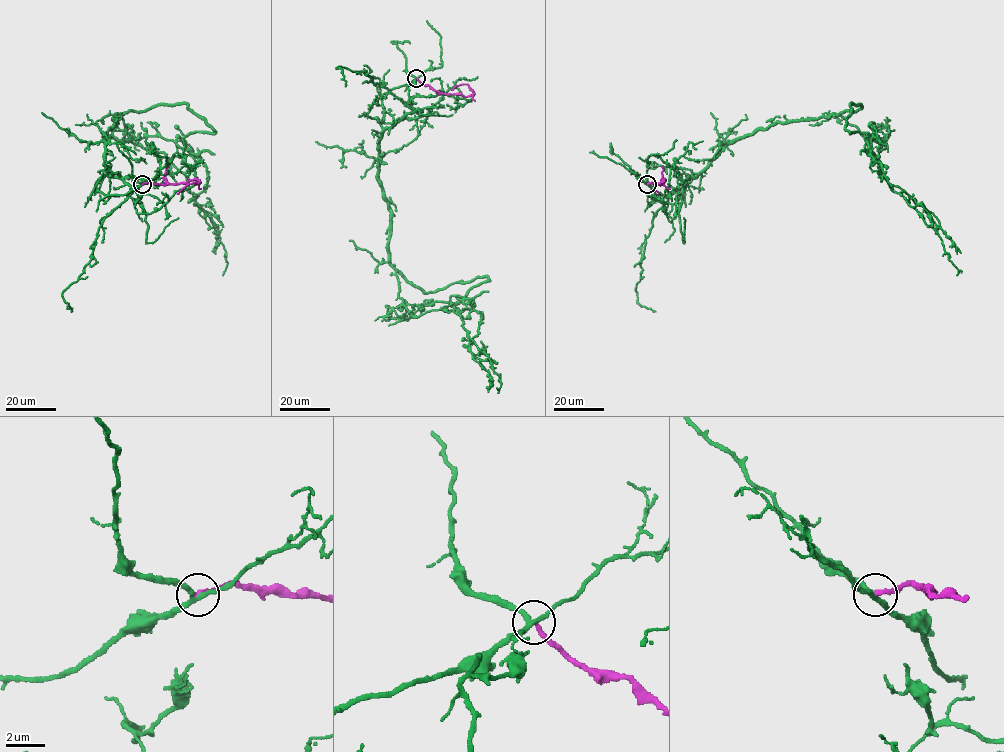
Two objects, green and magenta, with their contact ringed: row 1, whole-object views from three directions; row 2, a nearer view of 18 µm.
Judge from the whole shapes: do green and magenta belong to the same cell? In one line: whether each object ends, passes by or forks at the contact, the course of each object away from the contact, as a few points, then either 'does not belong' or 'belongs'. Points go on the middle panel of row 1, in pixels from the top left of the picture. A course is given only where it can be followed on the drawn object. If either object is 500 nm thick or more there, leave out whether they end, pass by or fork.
green forks there; magenta ends there; green runs (416, 78), (367, 115), (382, 129), (389, 260), (409, 312), (474, 303), (488, 391); magenta runs (416, 78), (443, 93), (465, 97), (473, 93), (467, 84), (451, 89); does not belong

